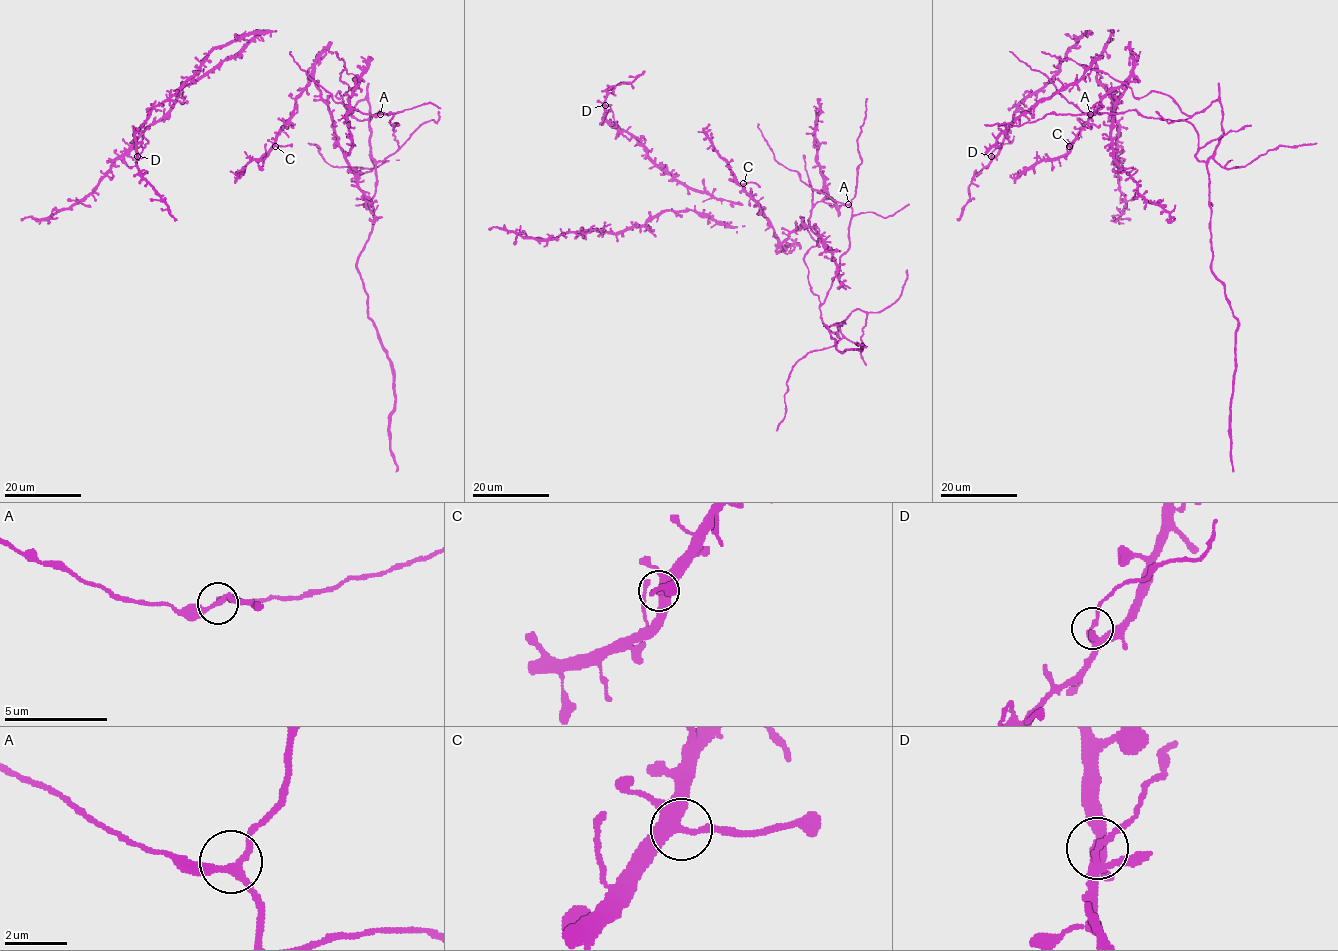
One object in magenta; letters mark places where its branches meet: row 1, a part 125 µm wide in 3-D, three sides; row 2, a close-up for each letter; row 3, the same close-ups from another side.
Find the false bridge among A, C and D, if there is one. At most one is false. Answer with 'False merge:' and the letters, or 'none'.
False merge: D

